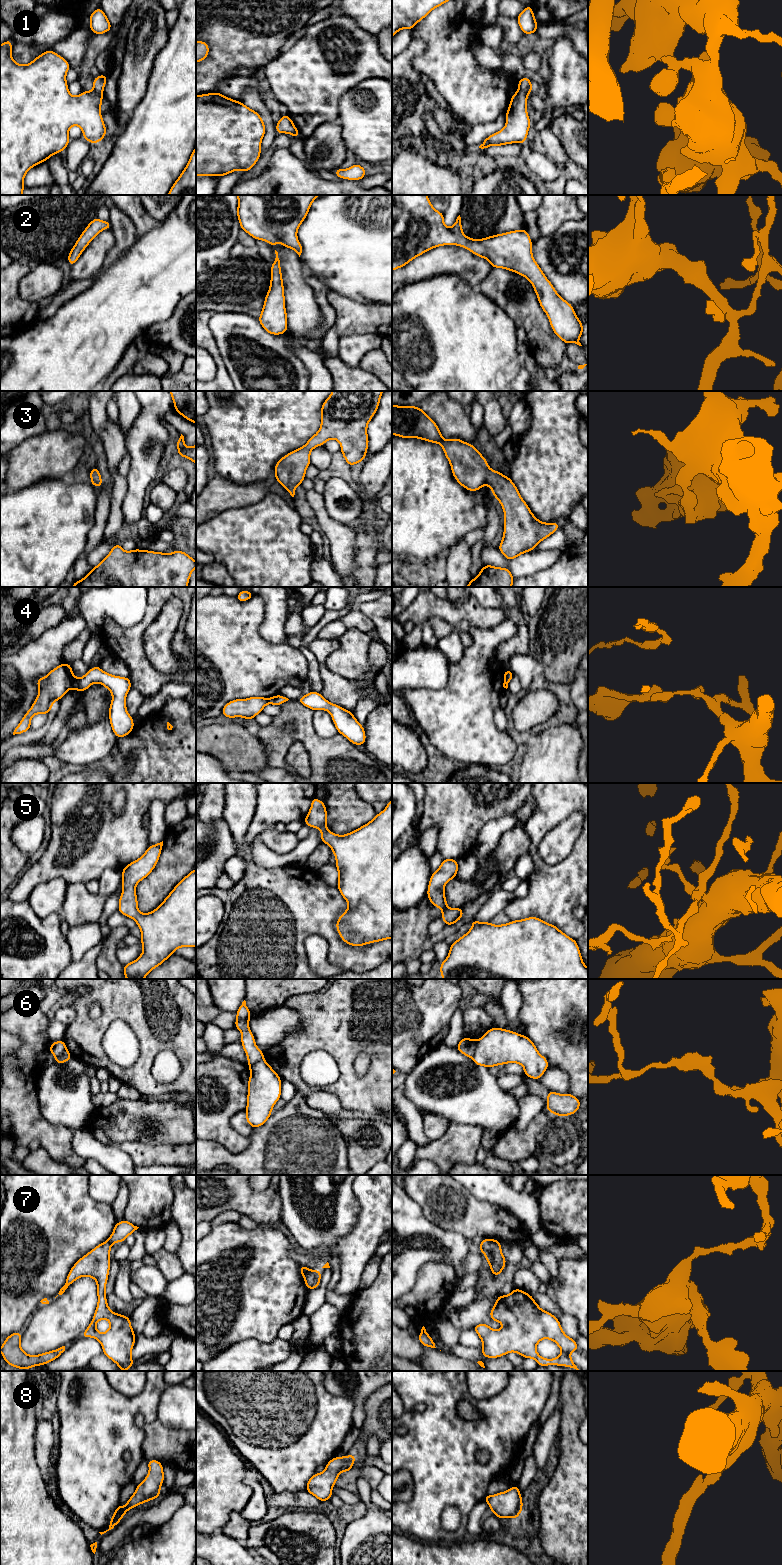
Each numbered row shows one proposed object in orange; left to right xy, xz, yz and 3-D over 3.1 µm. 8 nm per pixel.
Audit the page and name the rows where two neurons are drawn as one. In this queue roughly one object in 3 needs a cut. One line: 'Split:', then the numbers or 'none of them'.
Split: 1, 4, 6, 7

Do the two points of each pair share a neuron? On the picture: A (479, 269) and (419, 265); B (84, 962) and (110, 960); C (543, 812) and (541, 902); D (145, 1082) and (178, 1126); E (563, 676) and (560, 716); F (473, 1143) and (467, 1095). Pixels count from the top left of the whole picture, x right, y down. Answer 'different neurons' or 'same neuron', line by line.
A: same neuron
B: different neurons
C: same neuron
D: different neurons
E: different neurons
F: different neurons

